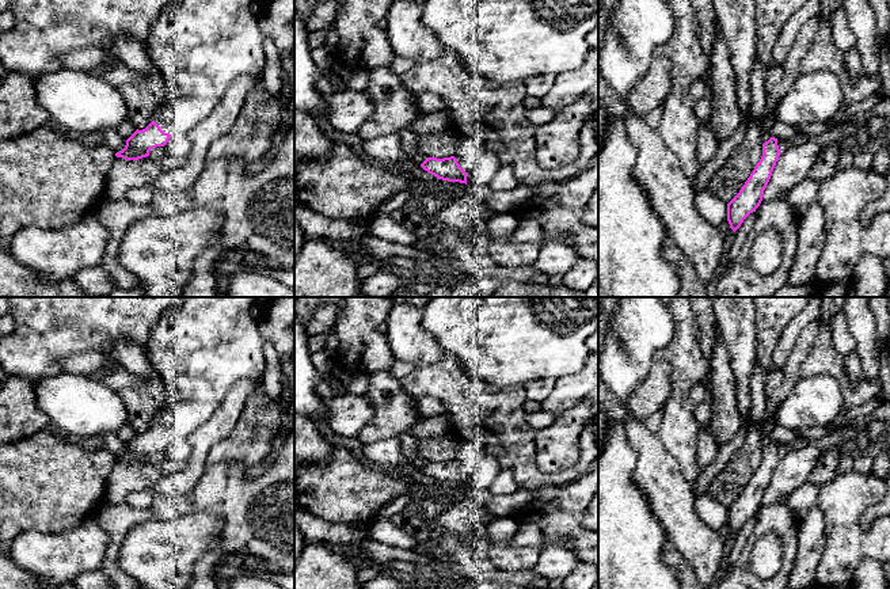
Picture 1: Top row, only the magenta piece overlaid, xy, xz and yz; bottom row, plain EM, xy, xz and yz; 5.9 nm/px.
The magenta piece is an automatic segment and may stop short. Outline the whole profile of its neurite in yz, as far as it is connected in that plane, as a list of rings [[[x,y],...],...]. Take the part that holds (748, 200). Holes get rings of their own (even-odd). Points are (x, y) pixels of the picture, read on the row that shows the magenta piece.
[[[771,137],[765,141],[762,144],[760,162],[756,164],[739,193],[727,204],[727,221],[734,232],[741,227],[743,220],[760,206],[764,190],[780,153],[777,138]]]

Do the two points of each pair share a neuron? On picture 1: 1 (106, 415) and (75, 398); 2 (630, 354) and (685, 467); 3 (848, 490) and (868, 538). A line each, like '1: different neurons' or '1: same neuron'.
1: same neuron
2: different neurons
3: same neuron

